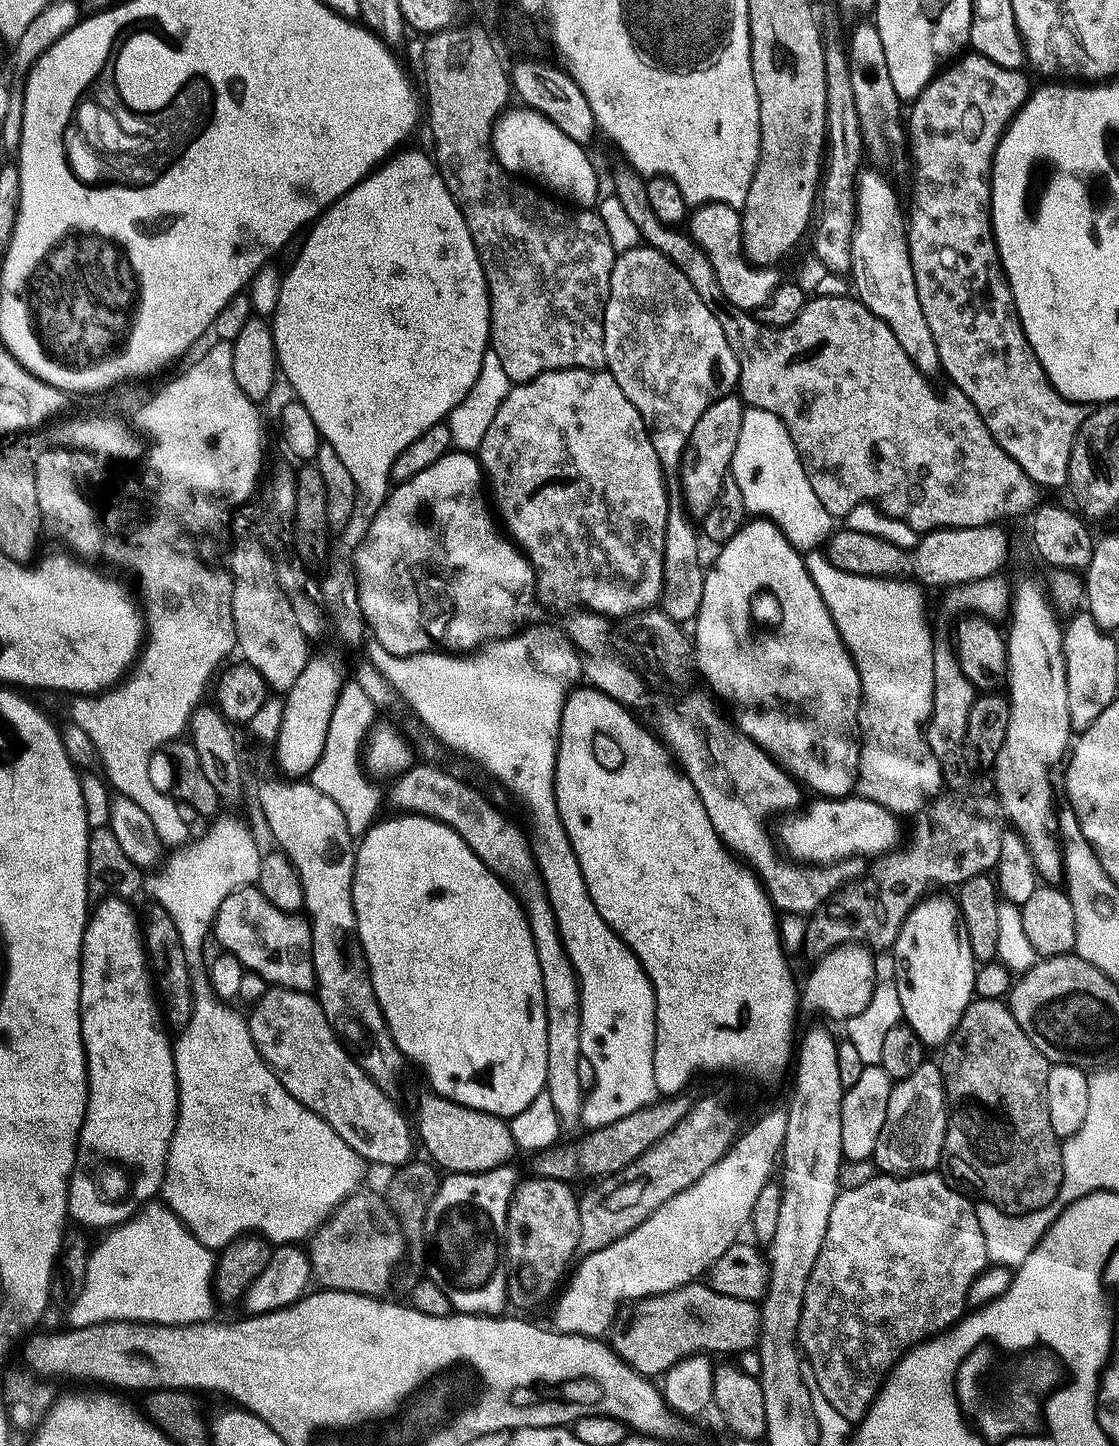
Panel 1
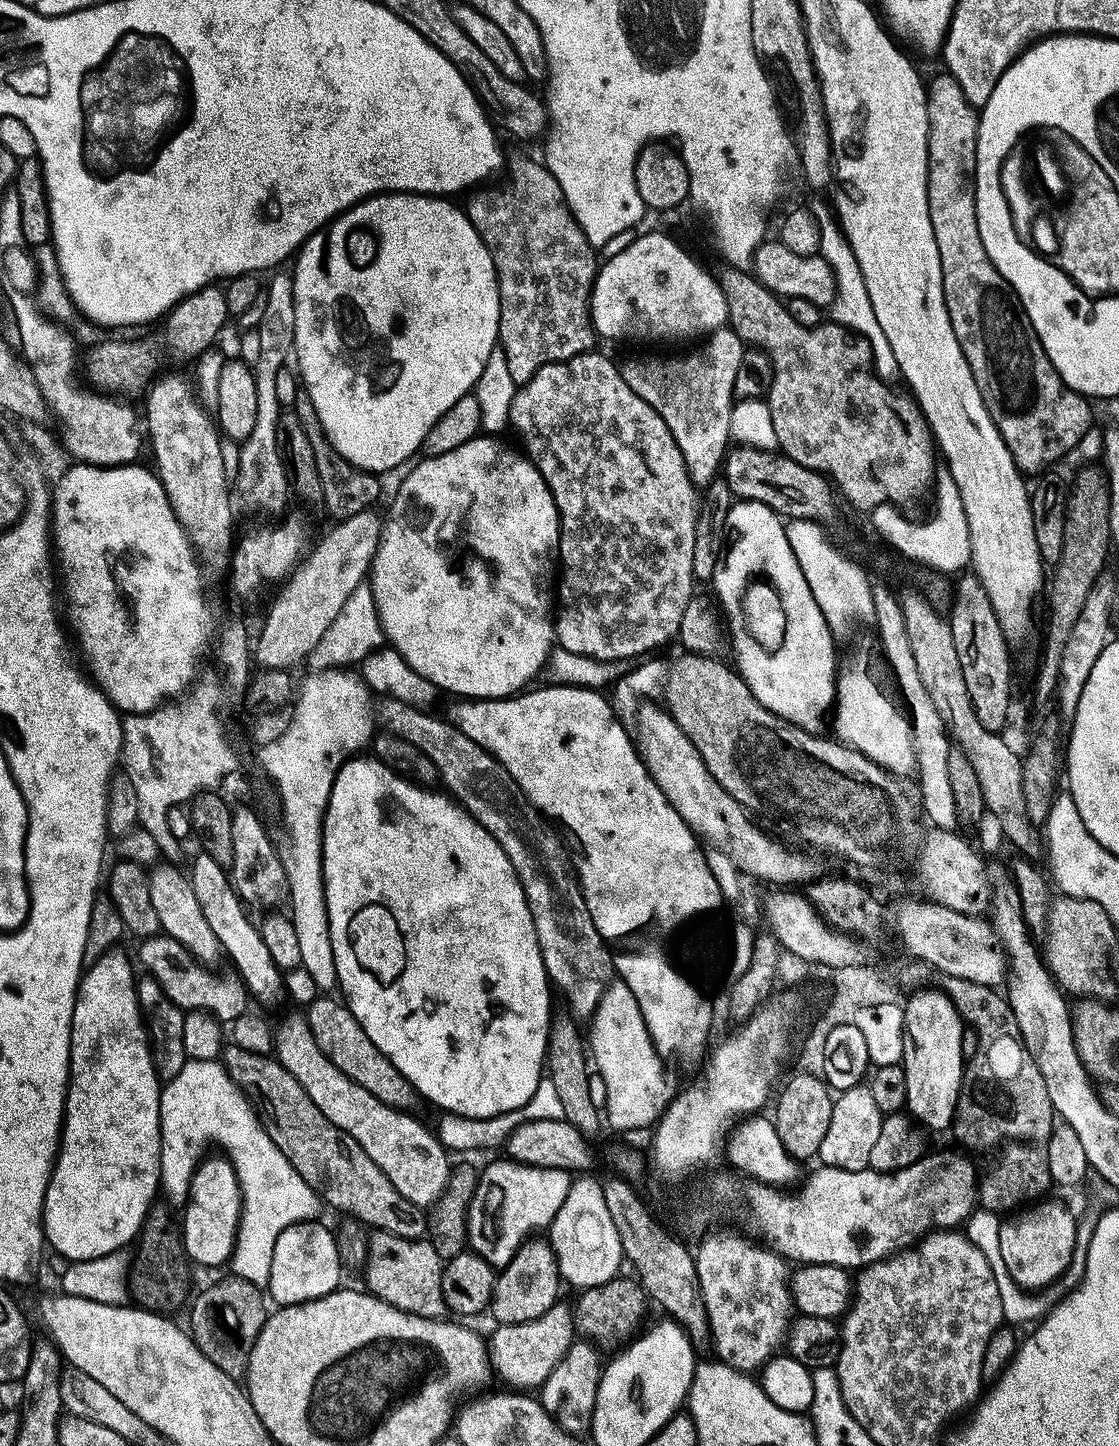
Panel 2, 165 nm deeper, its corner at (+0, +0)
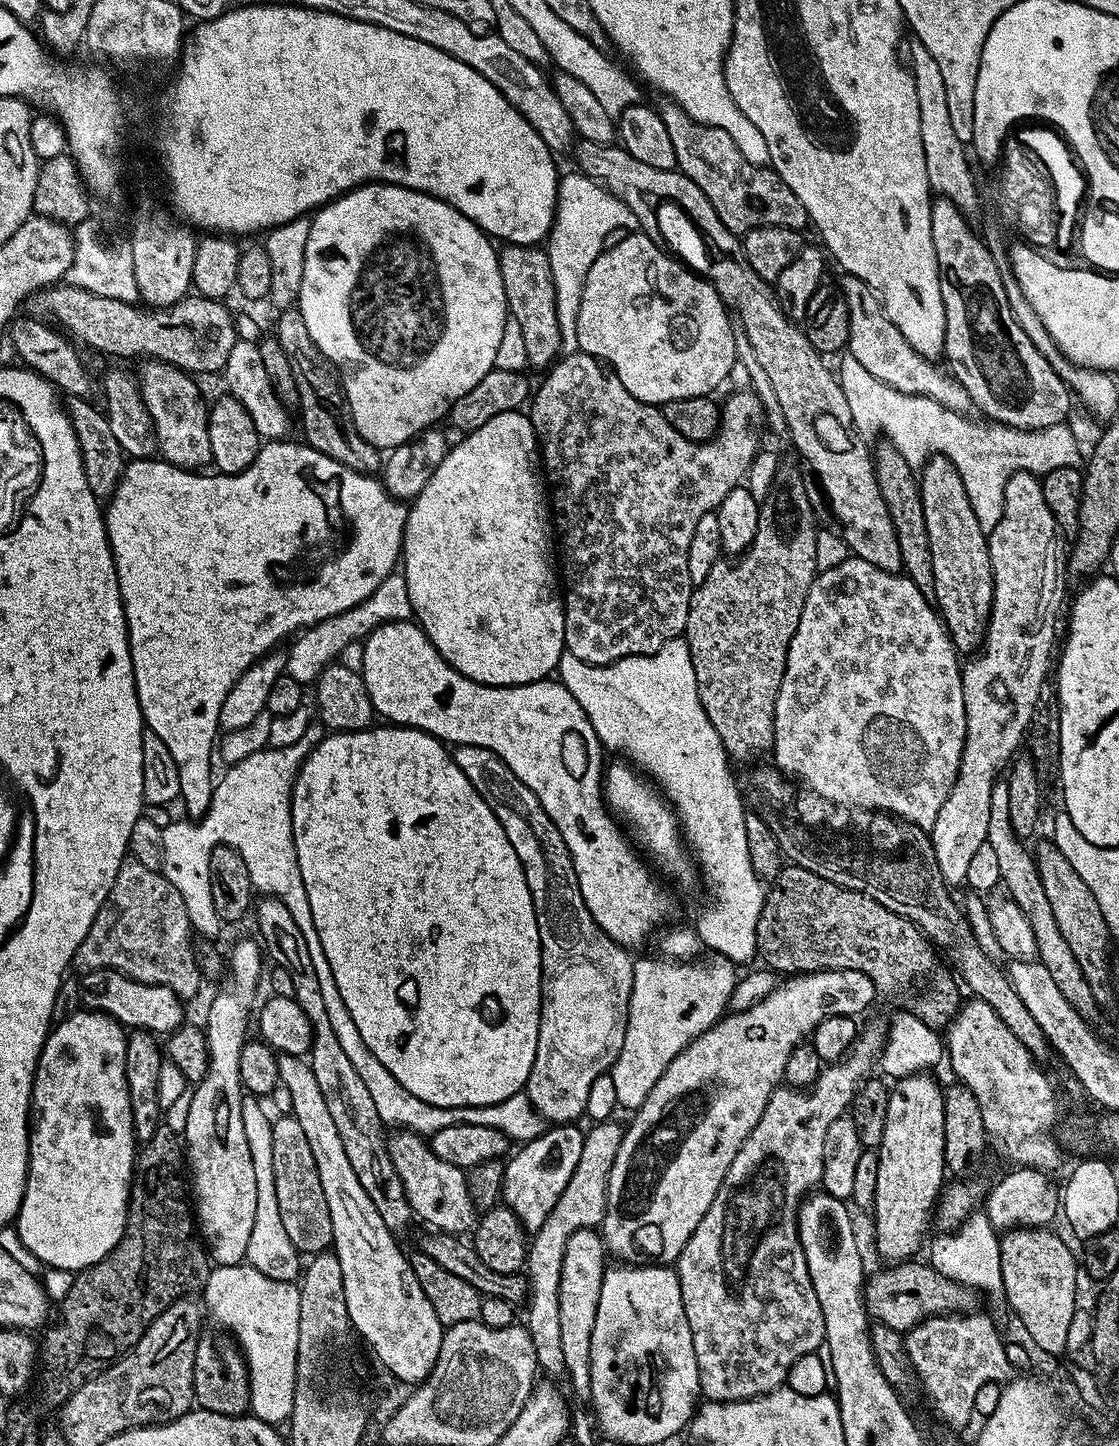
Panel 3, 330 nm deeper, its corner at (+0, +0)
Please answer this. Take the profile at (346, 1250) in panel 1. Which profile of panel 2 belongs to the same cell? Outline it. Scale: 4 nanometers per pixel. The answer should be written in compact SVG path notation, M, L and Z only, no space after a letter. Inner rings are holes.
M376 1232L368 1241L366 1267L363 1269L367 1291L411 1316L427 1320L445 1319L449 1315L446 1298L442 1294L445 1263L431 1239L407 1240L394 1234Z

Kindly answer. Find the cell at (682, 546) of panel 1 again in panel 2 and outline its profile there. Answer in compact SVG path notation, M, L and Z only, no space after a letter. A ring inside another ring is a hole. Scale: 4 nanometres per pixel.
M721 330L707 337L700 352L692 352L689 356L648 356L645 360L628 360L622 364L624 380L670 426L670 434L674 434L674 442L678 442L678 450L682 450L682 458L686 458L686 466L690 470L692 480L698 486L705 486L717 475L721 475L725 459L730 451L732 439L732 410L737 403L736 383L738 370L746 367L746 345L738 334L731 330Z

